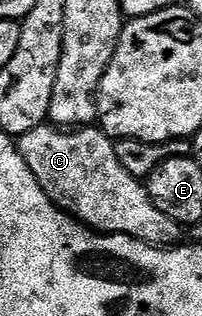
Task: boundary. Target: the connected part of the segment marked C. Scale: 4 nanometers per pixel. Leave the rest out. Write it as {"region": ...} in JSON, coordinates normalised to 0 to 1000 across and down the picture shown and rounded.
{"region":[[[223,389],[168,402],[168,415],[129,415],[89,440],[89,468],[129,528],[168,541],[168,566],[188,566],[208,604],[228,604],[228,617],[287,658],[401,699],[441,725],[465,725],[480,737],[624,744],[728,775],[866,782],[896,772],[901,718],[891,709],[842,693],[842,680],[802,680],[802,668],[762,655],[733,614],[728,582],[698,563],[644,554],[644,541],[624,541],[624,528],[584,516],[559,437],[490,405],[396,402],[371,415],[302,415]]]}

